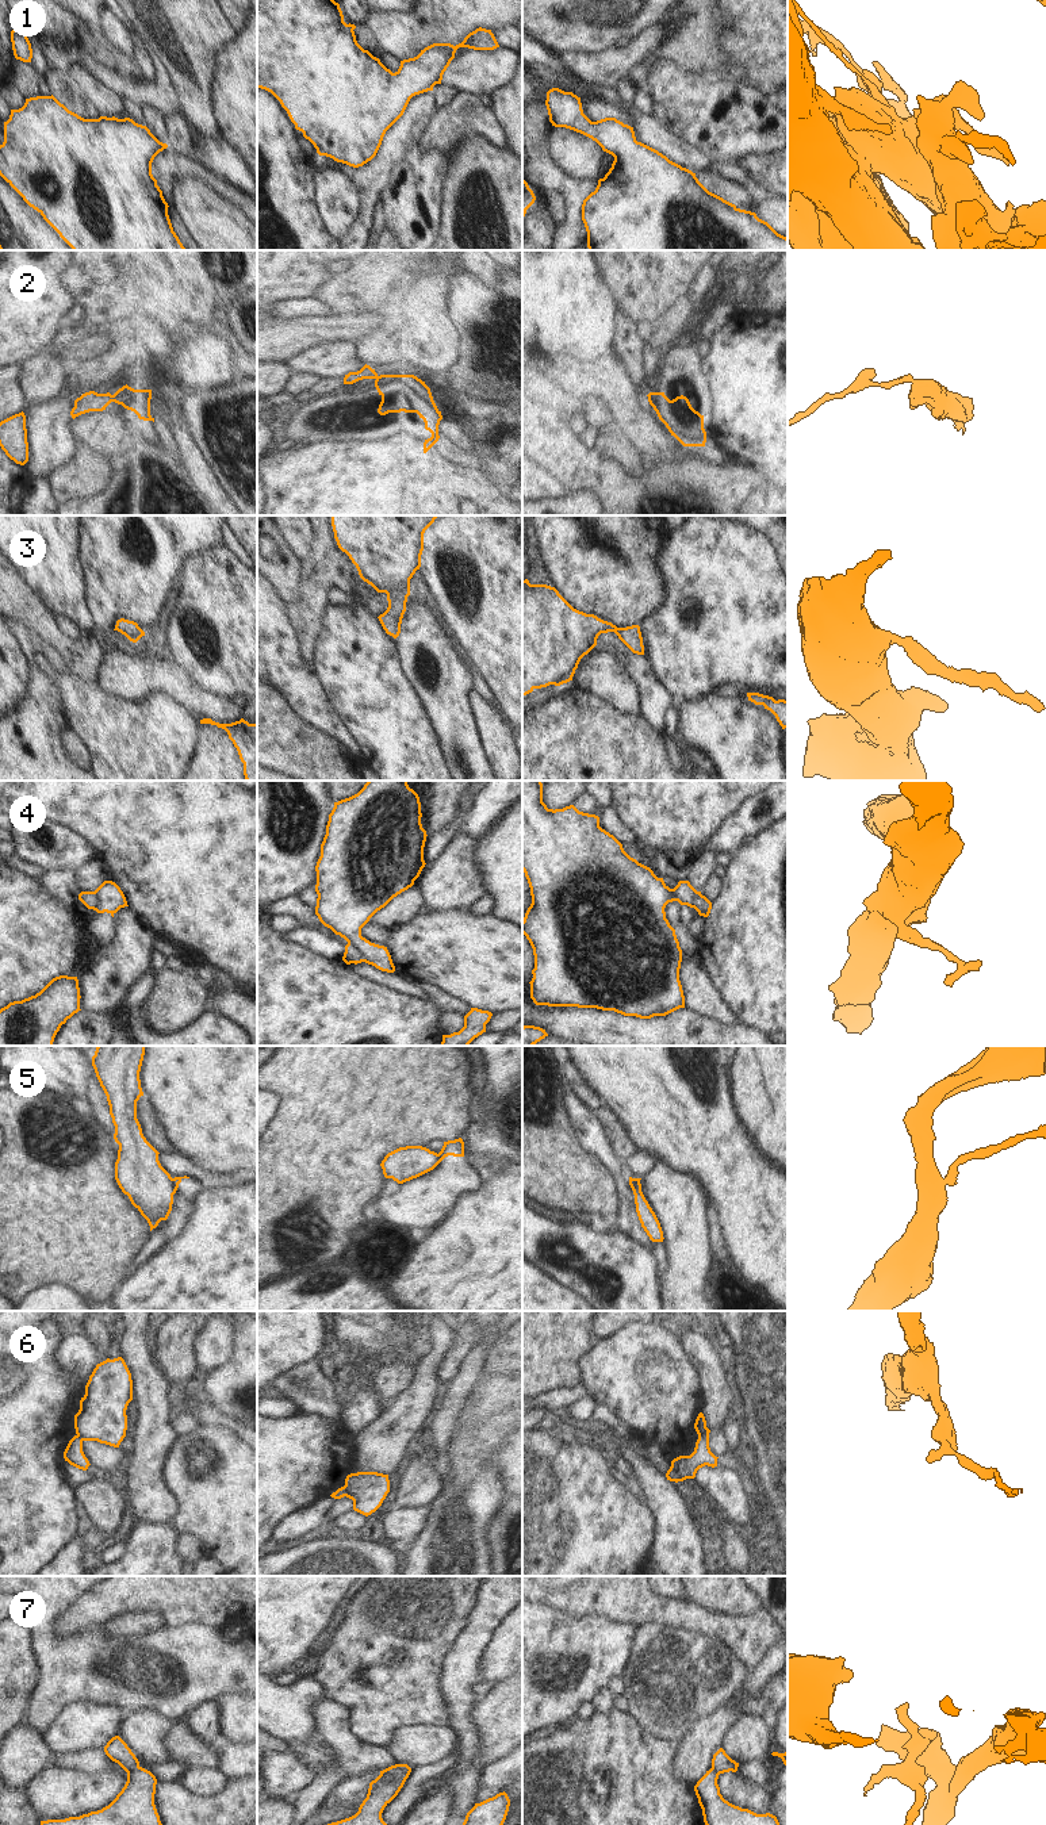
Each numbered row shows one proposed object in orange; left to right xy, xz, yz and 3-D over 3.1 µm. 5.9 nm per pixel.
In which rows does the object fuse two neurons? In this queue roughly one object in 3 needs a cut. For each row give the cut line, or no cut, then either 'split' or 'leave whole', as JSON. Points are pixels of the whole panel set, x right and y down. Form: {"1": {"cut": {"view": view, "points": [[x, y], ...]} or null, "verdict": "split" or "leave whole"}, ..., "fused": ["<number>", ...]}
{"1": {"cut": null, "verdict": "leave whole"}, "2": {"cut": {"view": "xy", "points": [[111, 395], [112, 401]]}, "verdict": "split"}, "3": {"cut": null, "verdict": "leave whole"}, "4": {"cut": {"view": "xz", "points": [[348, 942], [364, 961]]}, "verdict": "split"}, "5": {"cut": {"view": "xy", "points": [[171, 1179], [171, 1187], [175, 1191]]}, "verdict": "split"}, "6": {"cut": {"view": "yz", "points": [[708, 1434], [698, 1437]]}, "verdict": "split"}, "7": {"cut": {"view": "xy", "points": [[138, 1766], [127, 1772]]}, "verdict": "split"}, "fused": ["2", "4", "5", "6", "7"]}

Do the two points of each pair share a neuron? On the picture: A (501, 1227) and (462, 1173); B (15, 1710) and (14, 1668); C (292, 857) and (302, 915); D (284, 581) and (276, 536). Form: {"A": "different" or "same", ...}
{"A": "different", "B": "same", "C": "different", "D": "same"}

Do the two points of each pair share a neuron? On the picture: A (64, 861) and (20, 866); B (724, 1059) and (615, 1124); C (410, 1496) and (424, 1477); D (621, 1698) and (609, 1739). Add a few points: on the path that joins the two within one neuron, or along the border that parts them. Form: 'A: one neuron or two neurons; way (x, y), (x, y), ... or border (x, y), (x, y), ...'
A: two neurons; border (15, 852), (43, 871)
B: two neurons; border (602, 1104), (619, 1119), (636, 1147)
C: one neuron; way (410, 1492), (420, 1482)
D: two neurons; border (623, 1709), (647, 1729)

